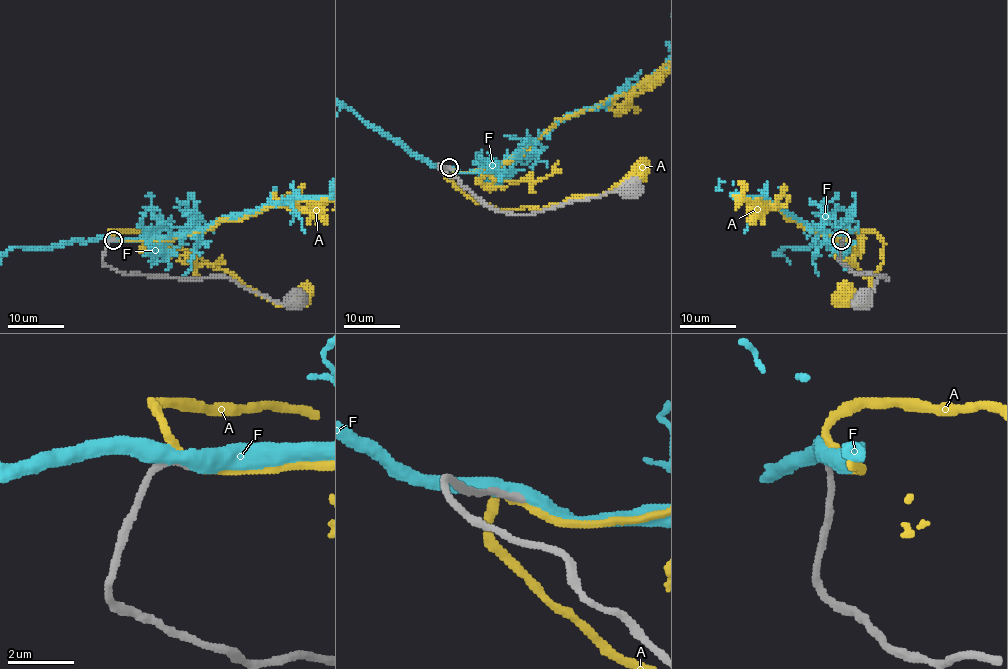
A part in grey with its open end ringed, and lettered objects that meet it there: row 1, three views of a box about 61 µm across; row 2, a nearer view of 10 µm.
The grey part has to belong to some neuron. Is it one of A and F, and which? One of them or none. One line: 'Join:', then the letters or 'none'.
Join: F

